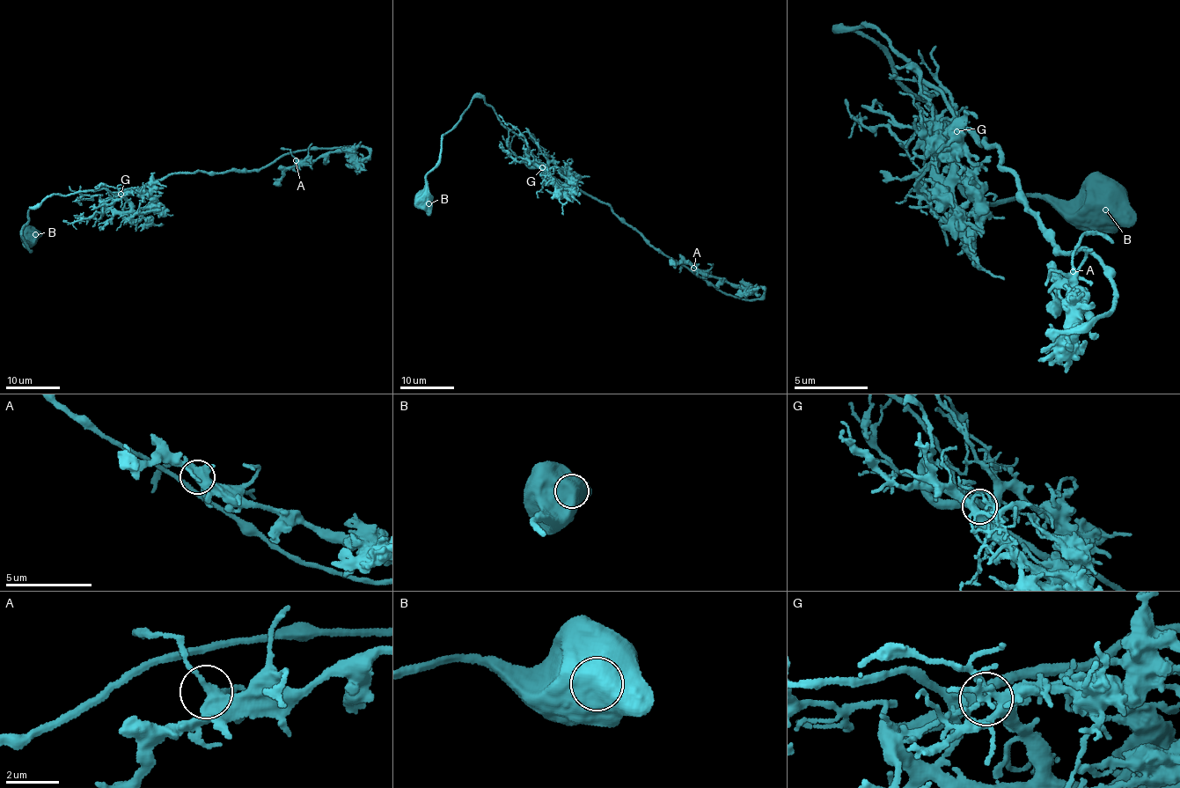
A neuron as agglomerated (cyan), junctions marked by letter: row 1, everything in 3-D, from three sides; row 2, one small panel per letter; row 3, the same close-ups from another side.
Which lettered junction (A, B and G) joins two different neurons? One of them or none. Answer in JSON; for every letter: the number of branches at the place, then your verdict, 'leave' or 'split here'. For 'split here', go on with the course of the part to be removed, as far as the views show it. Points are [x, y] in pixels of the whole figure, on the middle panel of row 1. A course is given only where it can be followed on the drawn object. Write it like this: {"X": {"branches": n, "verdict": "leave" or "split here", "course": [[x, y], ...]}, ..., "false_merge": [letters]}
{"A": {"branches": 3, "verdict": "leave"}, "B": {"branches": 2, "verdict": "leave"}, "G": {"branches": 3, "verdict": "leave"}, "false_merge": []}

